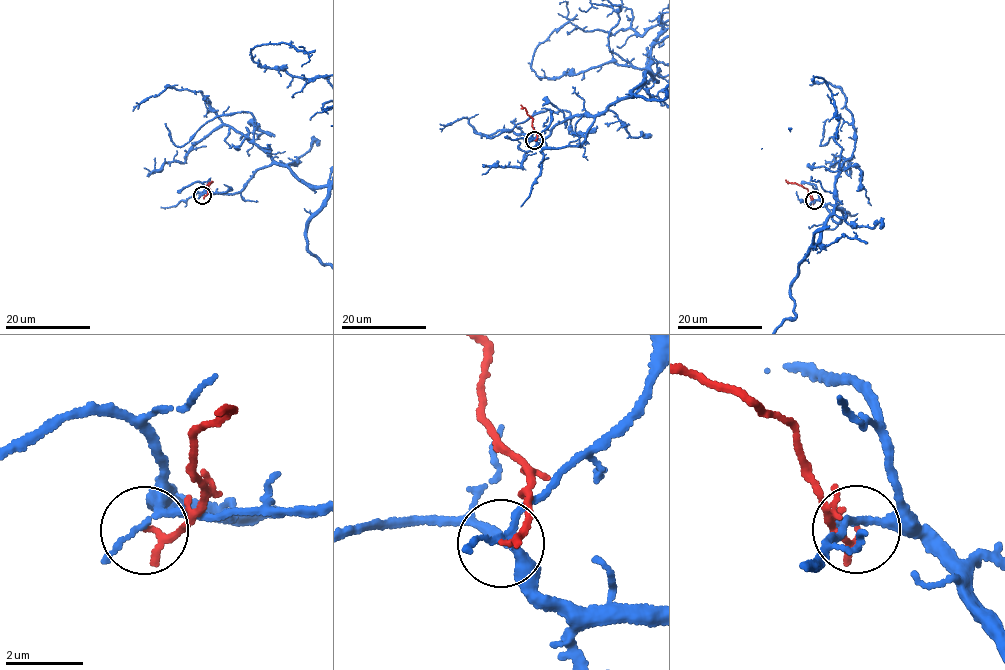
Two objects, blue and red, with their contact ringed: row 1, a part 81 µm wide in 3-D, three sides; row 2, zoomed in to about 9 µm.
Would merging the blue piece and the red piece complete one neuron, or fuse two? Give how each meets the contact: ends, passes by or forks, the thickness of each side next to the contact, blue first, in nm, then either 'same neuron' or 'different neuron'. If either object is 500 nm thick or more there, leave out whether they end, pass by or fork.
blue forks there; red ends there; 130 nm thick on the blue side, 170 nm on the other; different neuron

